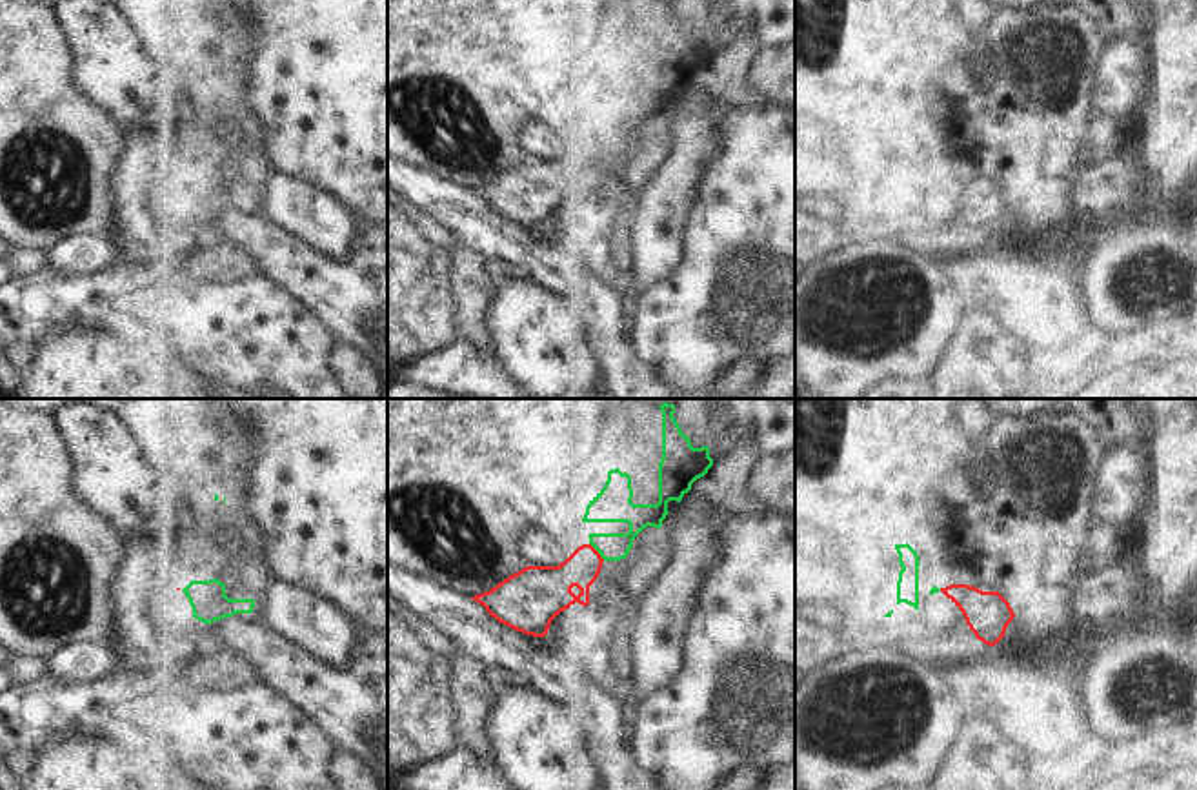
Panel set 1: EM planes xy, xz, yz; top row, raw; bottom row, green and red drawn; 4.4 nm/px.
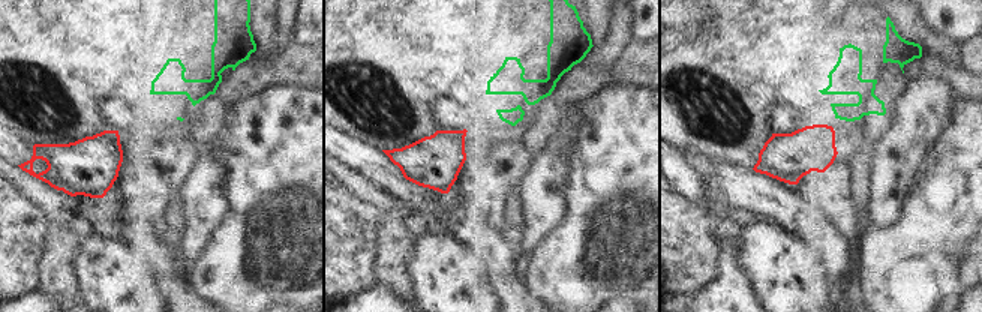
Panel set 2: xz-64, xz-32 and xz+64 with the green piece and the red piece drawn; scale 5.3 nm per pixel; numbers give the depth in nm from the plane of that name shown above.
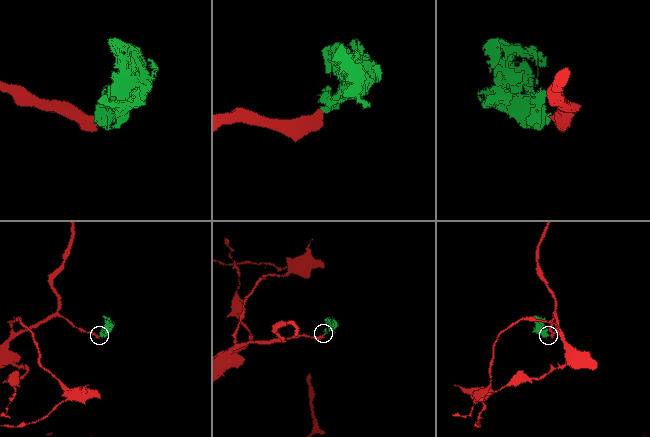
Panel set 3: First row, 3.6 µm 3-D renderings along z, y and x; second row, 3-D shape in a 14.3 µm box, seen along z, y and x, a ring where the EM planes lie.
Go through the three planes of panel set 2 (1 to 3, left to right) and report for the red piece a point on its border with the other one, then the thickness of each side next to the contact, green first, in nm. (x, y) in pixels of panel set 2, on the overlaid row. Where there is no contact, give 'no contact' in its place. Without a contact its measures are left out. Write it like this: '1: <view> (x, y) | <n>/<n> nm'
1: no contact
2: no contact
3: no contact

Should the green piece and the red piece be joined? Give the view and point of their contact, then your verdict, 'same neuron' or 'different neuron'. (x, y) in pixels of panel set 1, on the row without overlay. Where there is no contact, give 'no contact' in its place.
xz (597, 142) | different neuron

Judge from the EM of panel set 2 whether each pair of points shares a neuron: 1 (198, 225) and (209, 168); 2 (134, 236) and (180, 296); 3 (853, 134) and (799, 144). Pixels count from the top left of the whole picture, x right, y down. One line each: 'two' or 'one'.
1: one
2: one
3: one

